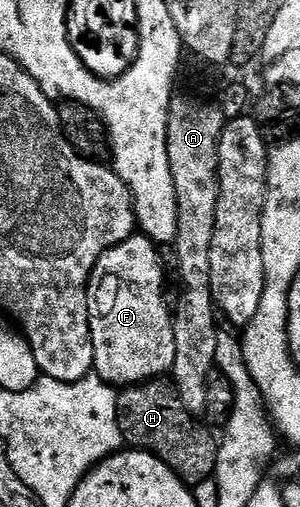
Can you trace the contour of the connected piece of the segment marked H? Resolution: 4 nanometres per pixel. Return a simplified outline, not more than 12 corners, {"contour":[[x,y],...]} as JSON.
{"contour":[[169,381],[118,394],[123,439],[187,487],[214,477],[219,439]]}

